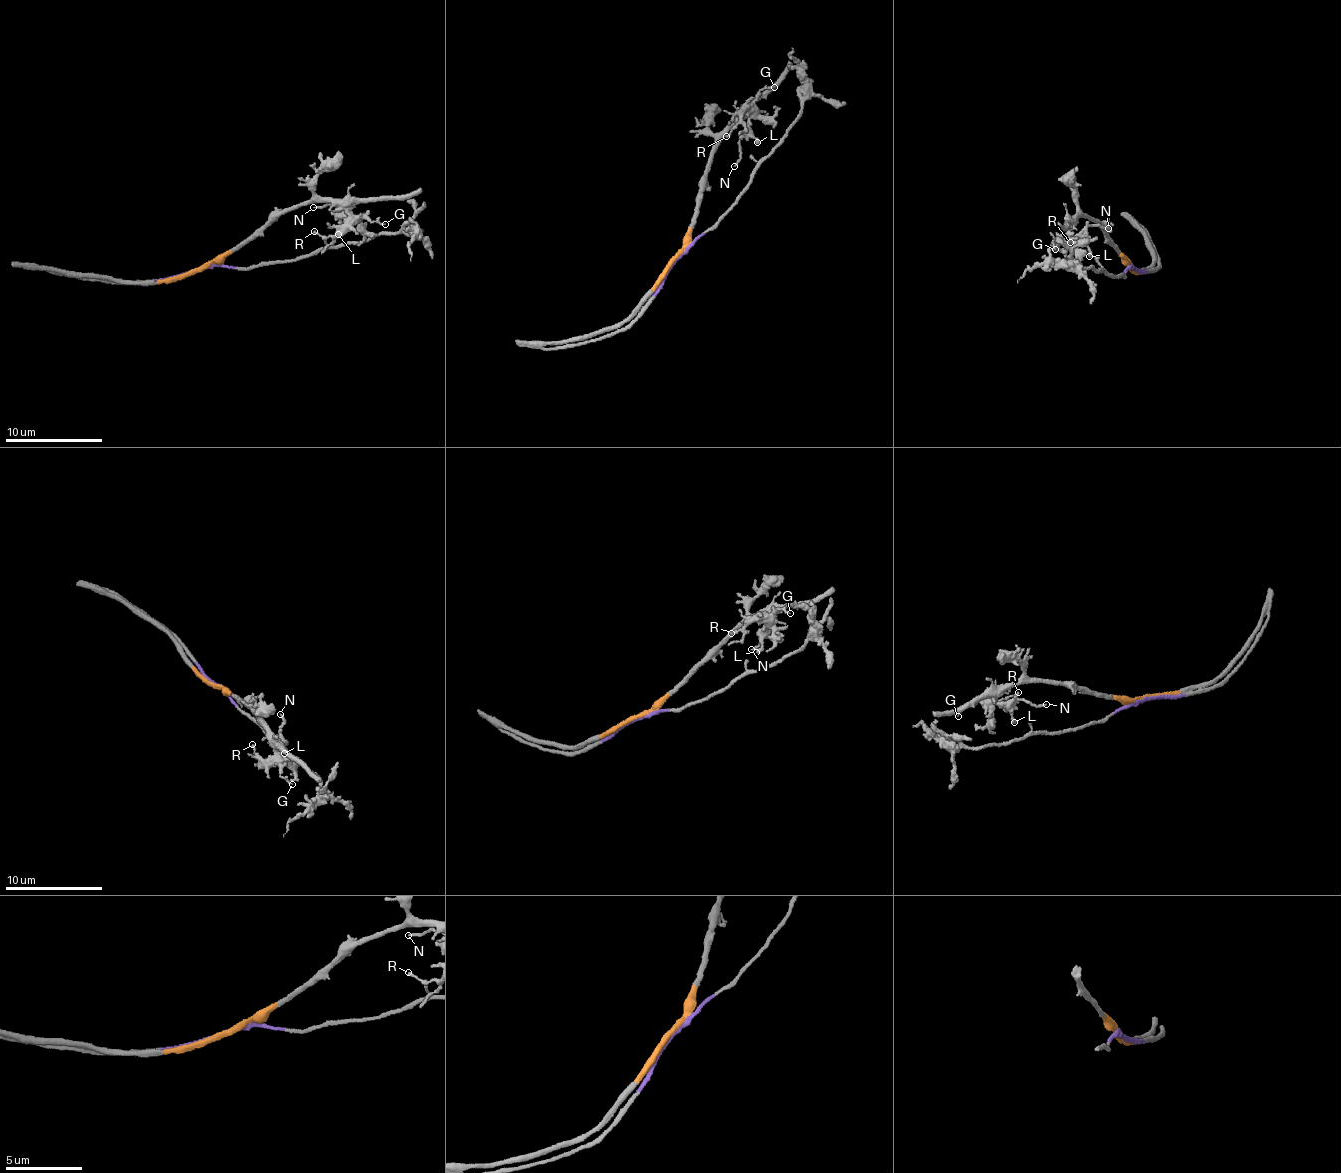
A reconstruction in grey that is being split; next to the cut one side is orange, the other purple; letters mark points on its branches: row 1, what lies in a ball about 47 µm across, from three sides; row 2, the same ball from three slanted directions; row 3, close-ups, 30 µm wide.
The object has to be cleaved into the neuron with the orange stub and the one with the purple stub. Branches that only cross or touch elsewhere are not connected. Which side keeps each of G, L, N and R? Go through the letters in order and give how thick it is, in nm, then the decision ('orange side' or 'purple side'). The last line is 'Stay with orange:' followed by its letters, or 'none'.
G: calibre 110 nm; orange side
L: calibre 240 nm; orange side
N: calibre 150 nm; orange side
R: calibre 130 nm; orange side
Stay with orange: G, L, N, R

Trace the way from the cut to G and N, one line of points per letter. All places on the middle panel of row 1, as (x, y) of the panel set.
G: (675, 260), (719, 140), (733, 119), (746, 111), (757, 93), (775, 86)
N: (675, 260), (712, 151), (733, 122), (742, 115), (747, 131), (739, 136), (733, 165)

